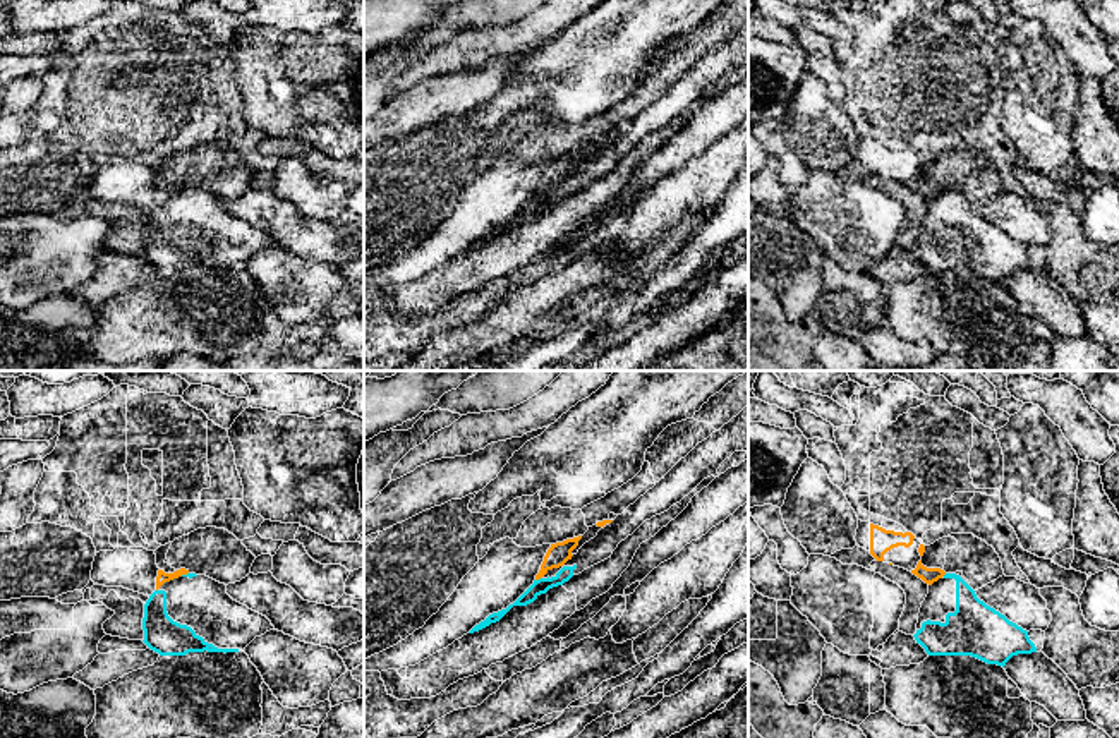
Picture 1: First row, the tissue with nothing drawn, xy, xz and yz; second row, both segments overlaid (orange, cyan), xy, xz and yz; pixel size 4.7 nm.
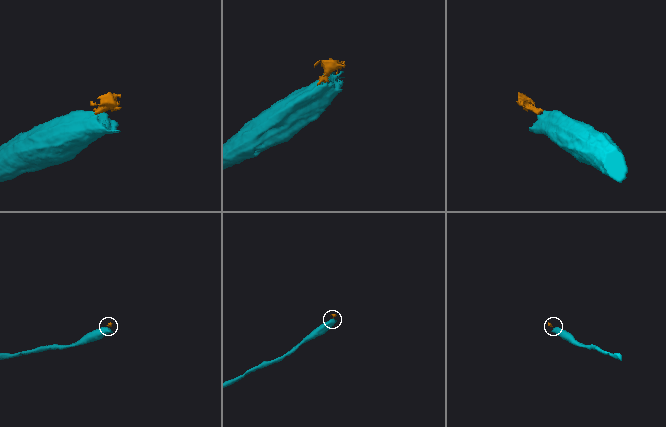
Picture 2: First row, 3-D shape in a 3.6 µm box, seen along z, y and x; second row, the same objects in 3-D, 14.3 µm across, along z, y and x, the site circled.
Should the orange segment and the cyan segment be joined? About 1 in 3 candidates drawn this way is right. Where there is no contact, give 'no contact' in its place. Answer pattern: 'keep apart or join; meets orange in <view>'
keep apart; meets orange in xz

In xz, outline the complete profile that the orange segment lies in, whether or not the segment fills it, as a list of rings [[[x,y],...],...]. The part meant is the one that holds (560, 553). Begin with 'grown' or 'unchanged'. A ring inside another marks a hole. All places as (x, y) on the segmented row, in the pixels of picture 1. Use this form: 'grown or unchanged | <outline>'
grown | [[[582,535],[556,544],[520,547],[506,537],[462,578],[426,625],[396,645],[364,661],[364,671],[415,666],[467,635],[489,614],[506,609],[535,580],[572,560]]]

